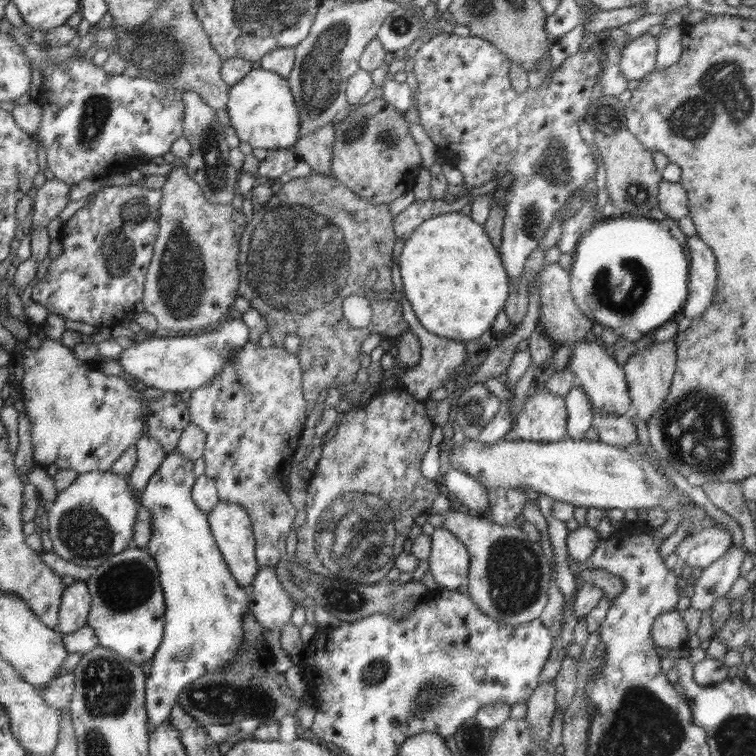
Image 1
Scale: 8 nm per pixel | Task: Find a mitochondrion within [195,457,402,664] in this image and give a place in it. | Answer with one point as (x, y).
(343, 599)

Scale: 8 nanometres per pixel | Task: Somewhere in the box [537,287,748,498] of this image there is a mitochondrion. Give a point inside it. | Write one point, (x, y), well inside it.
(697, 428)

